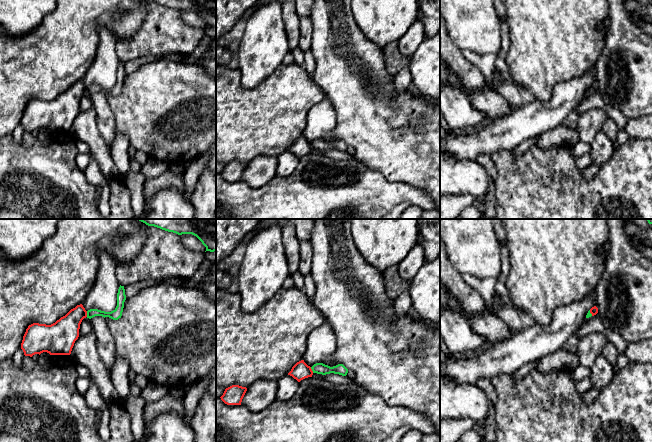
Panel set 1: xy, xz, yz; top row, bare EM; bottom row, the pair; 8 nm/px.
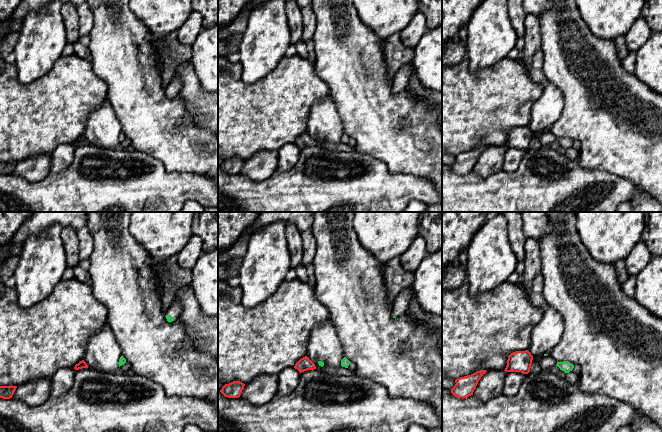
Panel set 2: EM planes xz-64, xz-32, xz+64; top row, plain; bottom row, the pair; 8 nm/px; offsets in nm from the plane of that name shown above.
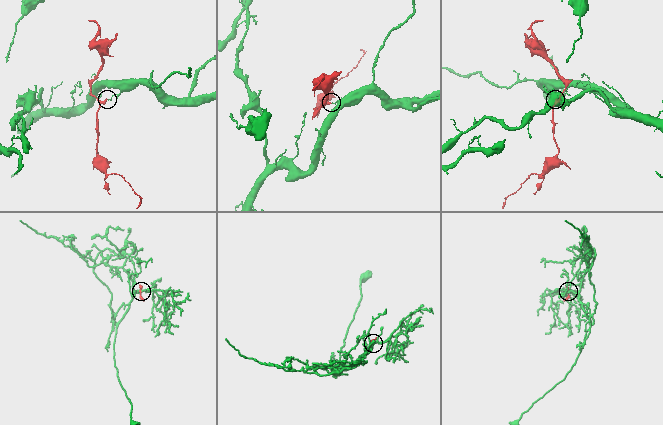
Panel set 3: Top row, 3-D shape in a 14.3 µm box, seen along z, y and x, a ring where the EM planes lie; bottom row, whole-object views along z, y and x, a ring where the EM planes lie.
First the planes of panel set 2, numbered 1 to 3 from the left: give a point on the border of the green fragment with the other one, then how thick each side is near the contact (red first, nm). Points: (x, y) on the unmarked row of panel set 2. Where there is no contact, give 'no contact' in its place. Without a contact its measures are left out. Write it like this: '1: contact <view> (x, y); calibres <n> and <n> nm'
1: no contact
2: no contact
3: no contact

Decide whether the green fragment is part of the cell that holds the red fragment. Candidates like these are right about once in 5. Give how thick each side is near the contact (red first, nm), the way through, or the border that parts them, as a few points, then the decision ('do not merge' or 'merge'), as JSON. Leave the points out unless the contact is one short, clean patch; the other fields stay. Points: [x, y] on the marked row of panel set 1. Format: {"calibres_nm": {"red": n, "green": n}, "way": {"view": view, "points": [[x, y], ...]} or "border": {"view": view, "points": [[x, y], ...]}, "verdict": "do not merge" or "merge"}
{"calibres_nm": {"red": 240, "green": 80}, "border": {"view": "xy", "points": [[86, 311], [87, 316]]}, "verdict": "do not merge"}

